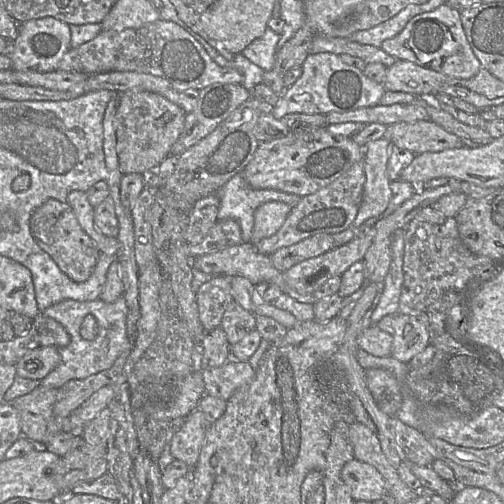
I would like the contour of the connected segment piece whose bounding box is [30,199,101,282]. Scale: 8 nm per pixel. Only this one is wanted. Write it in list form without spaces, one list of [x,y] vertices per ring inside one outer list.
[[[49,199],[43,203],[31,215],[30,231],[38,246],[51,256],[60,270],[65,273],[71,280],[74,282],[84,282],[92,275],[101,252],[99,251],[95,242],[81,227],[68,202],[60,202],[55,199]]]

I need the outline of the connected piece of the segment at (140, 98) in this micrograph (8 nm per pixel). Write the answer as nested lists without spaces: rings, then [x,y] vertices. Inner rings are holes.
[[[129,90],[118,93],[119,105],[115,115],[116,150],[119,167],[123,175],[138,173],[145,174],[156,170],[157,167],[171,155],[171,148],[179,139],[187,113],[167,98],[149,91]]]

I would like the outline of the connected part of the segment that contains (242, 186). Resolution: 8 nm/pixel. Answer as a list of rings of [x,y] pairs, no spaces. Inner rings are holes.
[[[243,172],[233,176],[217,194],[220,199],[218,221],[236,220],[241,228],[243,243],[251,241],[254,213],[260,205],[270,201],[279,201],[293,208],[301,200],[299,195],[293,193],[251,188],[247,184]]]

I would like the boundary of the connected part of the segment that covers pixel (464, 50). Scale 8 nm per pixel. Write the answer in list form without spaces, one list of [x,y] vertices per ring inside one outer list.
[[[446,3],[435,10],[413,17],[398,35],[383,41],[381,49],[397,60],[410,61],[448,77],[470,79],[482,68],[468,42],[460,11]]]

